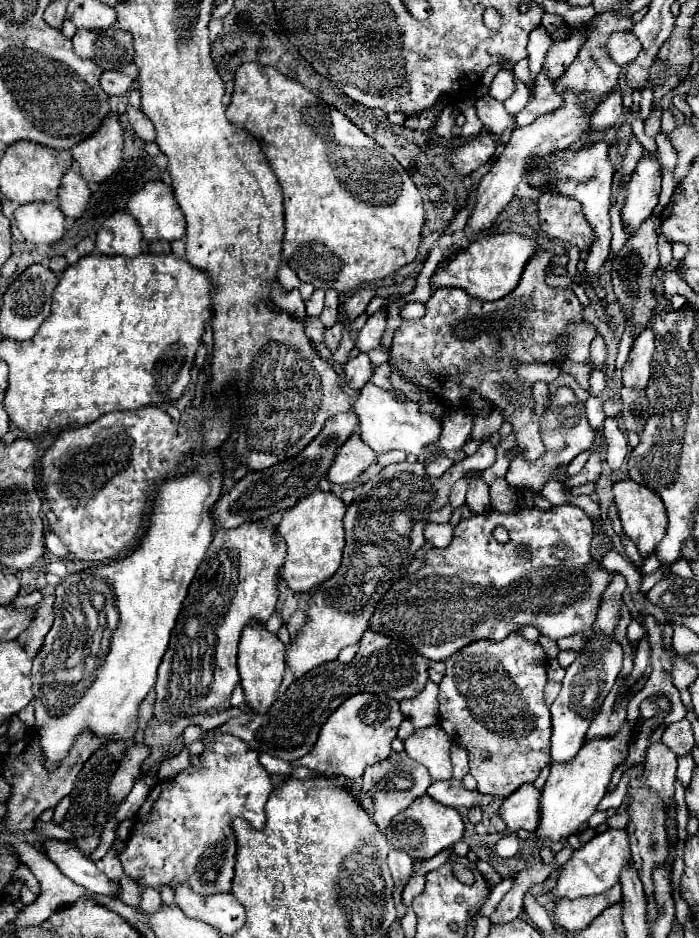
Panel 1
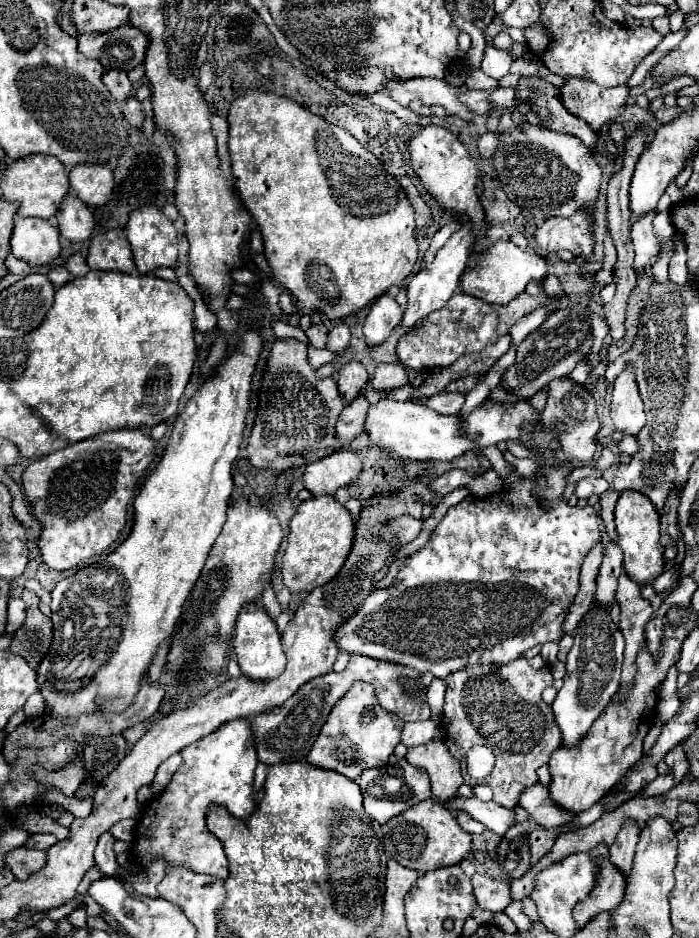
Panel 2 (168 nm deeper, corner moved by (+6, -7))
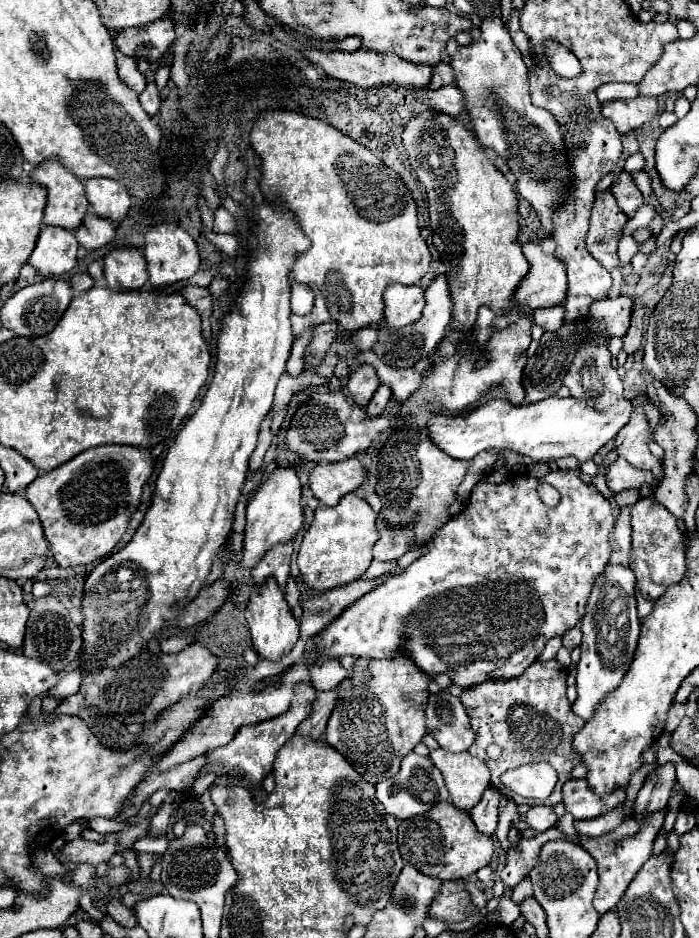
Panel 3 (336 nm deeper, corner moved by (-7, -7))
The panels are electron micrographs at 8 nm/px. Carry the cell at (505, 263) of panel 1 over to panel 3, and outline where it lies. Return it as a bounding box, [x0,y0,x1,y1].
[515,243,567,309]

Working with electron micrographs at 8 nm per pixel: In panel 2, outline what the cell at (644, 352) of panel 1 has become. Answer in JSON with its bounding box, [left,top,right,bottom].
[610,363,646,435]

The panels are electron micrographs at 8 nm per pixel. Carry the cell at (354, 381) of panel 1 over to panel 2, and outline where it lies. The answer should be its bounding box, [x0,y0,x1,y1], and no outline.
[338,361,368,403]

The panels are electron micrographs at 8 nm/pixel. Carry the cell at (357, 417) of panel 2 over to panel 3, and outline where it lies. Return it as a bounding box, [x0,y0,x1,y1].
[365,385,393,417]

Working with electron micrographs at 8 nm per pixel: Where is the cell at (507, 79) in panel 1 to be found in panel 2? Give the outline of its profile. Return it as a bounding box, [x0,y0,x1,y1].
[460,89,492,115]

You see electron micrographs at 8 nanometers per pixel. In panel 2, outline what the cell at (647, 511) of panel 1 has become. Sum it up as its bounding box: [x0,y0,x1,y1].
[614,491,664,585]

